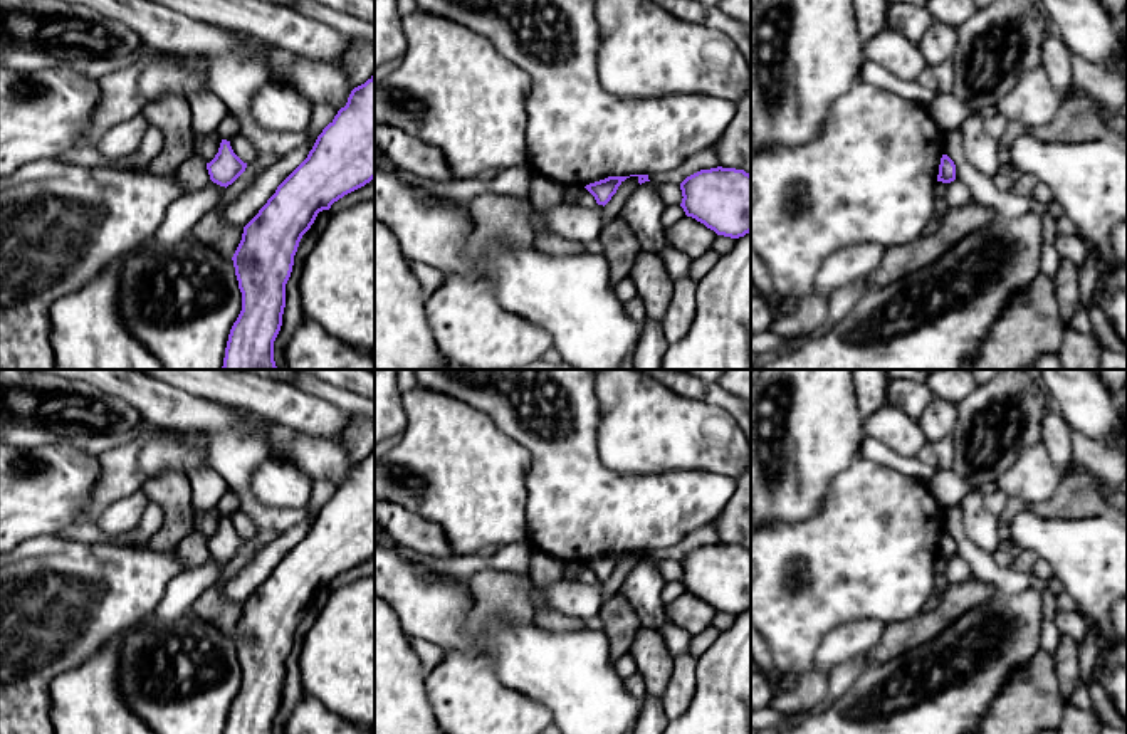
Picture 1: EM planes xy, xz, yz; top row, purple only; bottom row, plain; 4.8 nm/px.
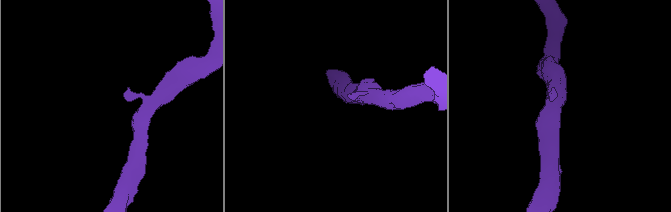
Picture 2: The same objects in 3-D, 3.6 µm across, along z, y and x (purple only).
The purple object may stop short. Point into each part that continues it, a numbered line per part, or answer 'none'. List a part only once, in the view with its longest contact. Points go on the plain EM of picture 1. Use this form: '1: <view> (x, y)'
none

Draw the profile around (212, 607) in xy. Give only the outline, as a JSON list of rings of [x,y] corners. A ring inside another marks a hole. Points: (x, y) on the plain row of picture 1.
[[[215,583],[205,590],[193,603],[195,616],[212,623],[222,633],[232,635],[244,610],[244,603],[230,601],[223,596],[225,583]]]

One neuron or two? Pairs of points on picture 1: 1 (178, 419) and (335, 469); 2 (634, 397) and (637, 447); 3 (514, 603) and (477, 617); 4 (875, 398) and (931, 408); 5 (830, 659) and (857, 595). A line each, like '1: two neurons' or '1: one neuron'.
1: one neuron
2: one neuron
3: one neuron
4: one neuron
5: two neurons

